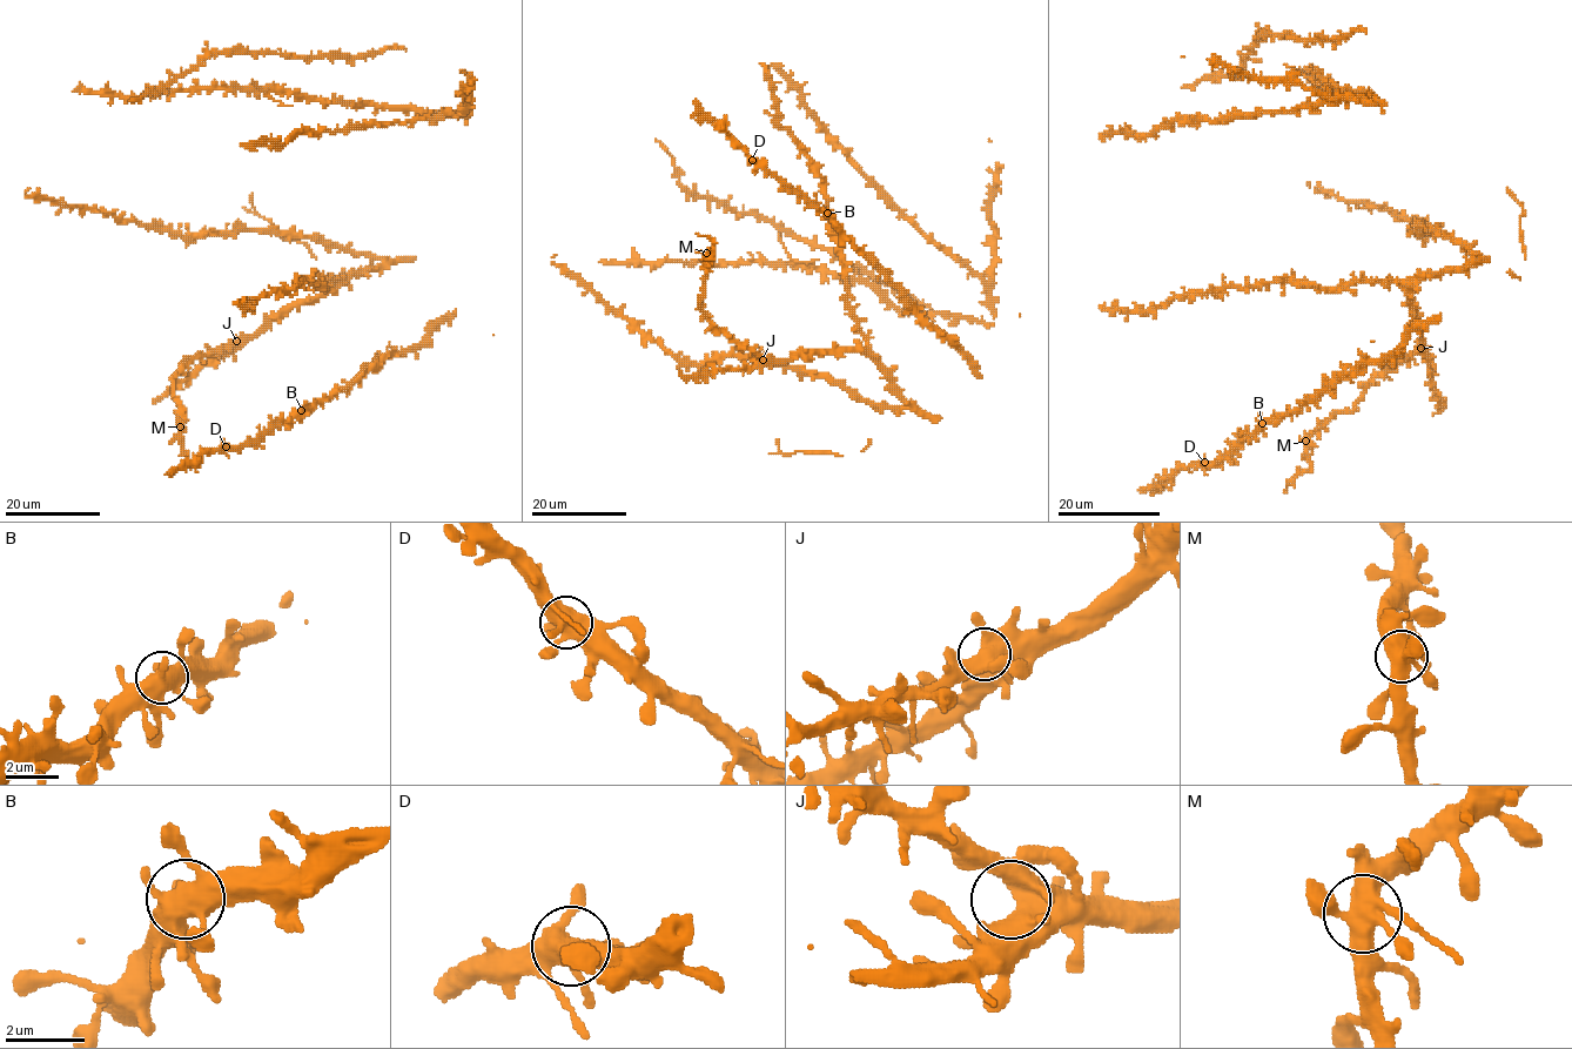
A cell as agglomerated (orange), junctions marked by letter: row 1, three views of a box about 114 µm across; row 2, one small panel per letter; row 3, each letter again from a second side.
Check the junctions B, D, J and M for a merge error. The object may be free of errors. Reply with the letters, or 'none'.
none

